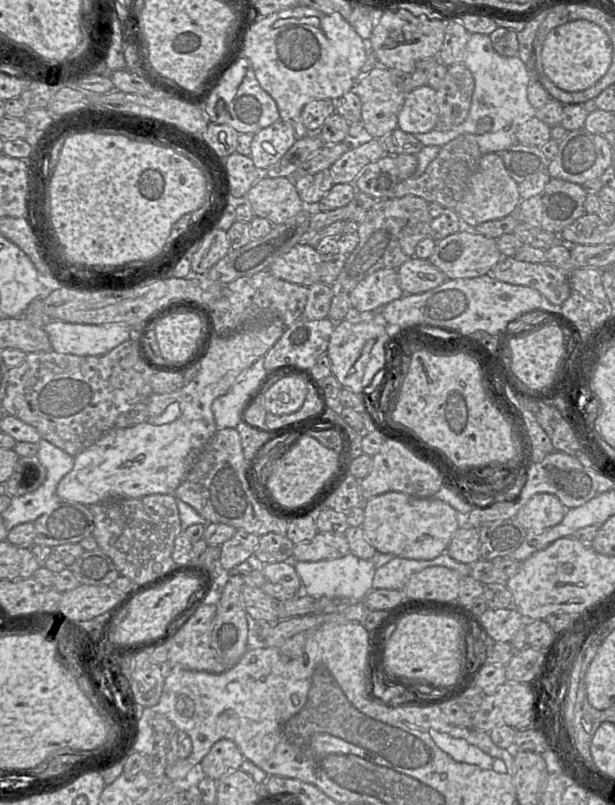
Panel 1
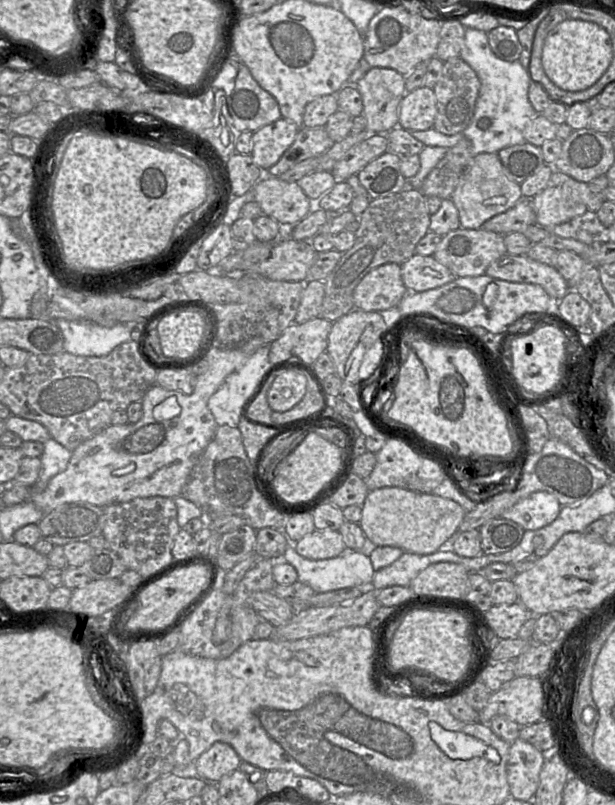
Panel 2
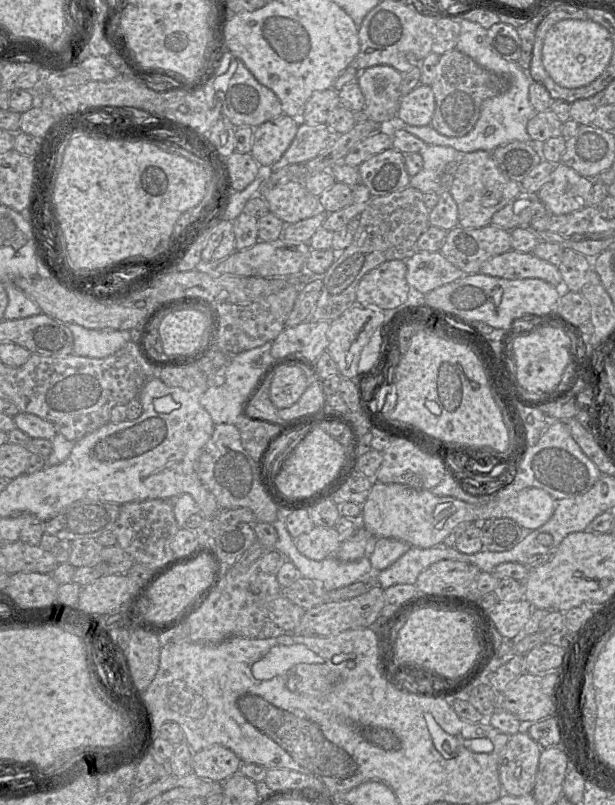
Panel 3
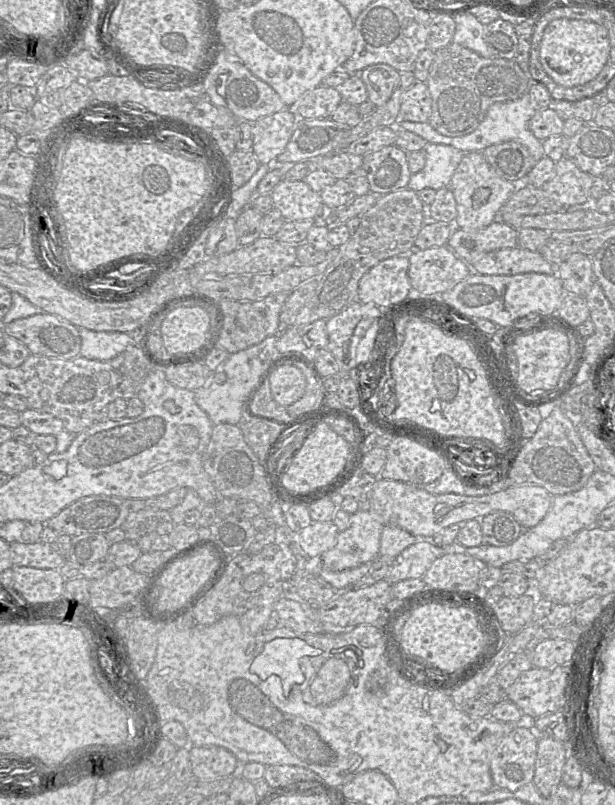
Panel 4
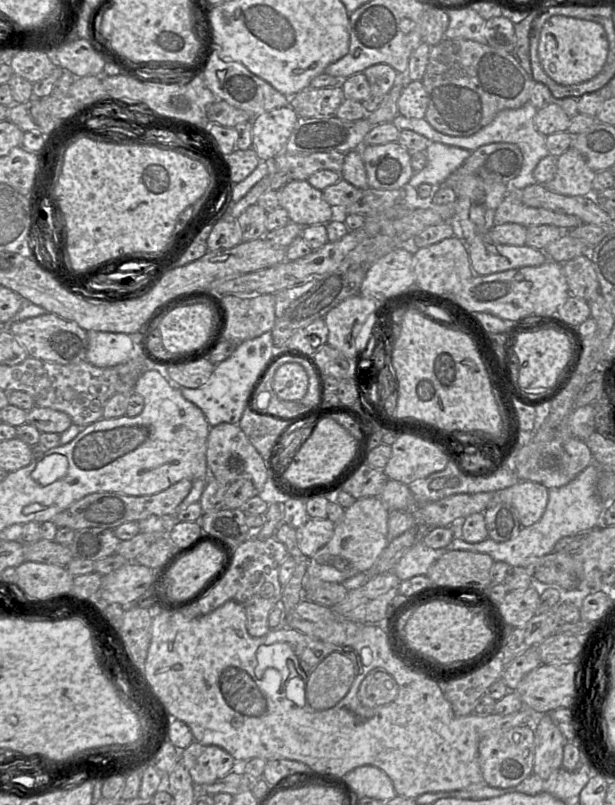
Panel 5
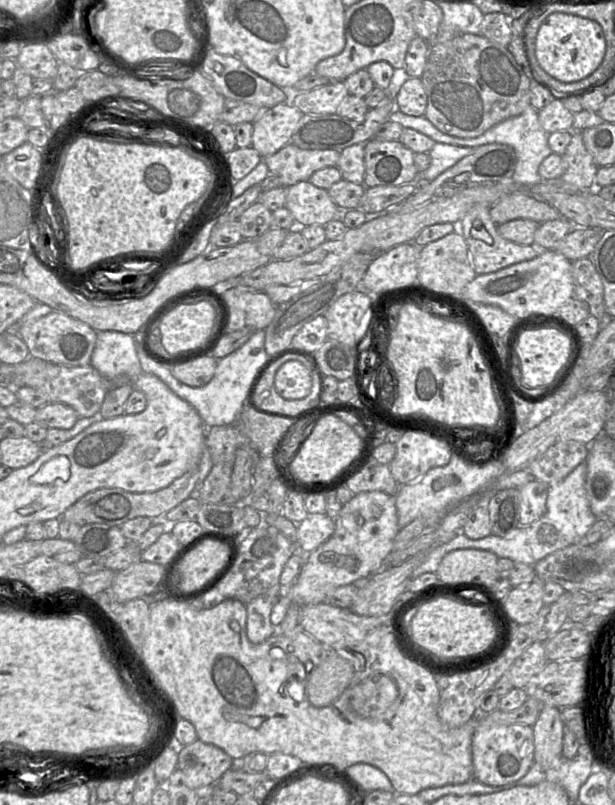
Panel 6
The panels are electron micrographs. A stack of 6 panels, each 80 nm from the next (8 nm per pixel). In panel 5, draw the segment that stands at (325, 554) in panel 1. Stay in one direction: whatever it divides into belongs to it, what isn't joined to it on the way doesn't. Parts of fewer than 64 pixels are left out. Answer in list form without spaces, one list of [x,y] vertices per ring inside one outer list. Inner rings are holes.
[[[310,518],[302,527],[296,529],[301,552],[311,558],[332,538],[335,524],[328,518]]]

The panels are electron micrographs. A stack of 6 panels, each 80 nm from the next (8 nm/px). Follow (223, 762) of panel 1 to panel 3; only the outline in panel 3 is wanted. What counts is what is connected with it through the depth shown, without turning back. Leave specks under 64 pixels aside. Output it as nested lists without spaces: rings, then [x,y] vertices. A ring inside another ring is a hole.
[[[211,746],[194,752],[192,757],[193,773],[200,778],[216,782],[225,782],[239,773],[242,764],[240,758],[224,746]]]

